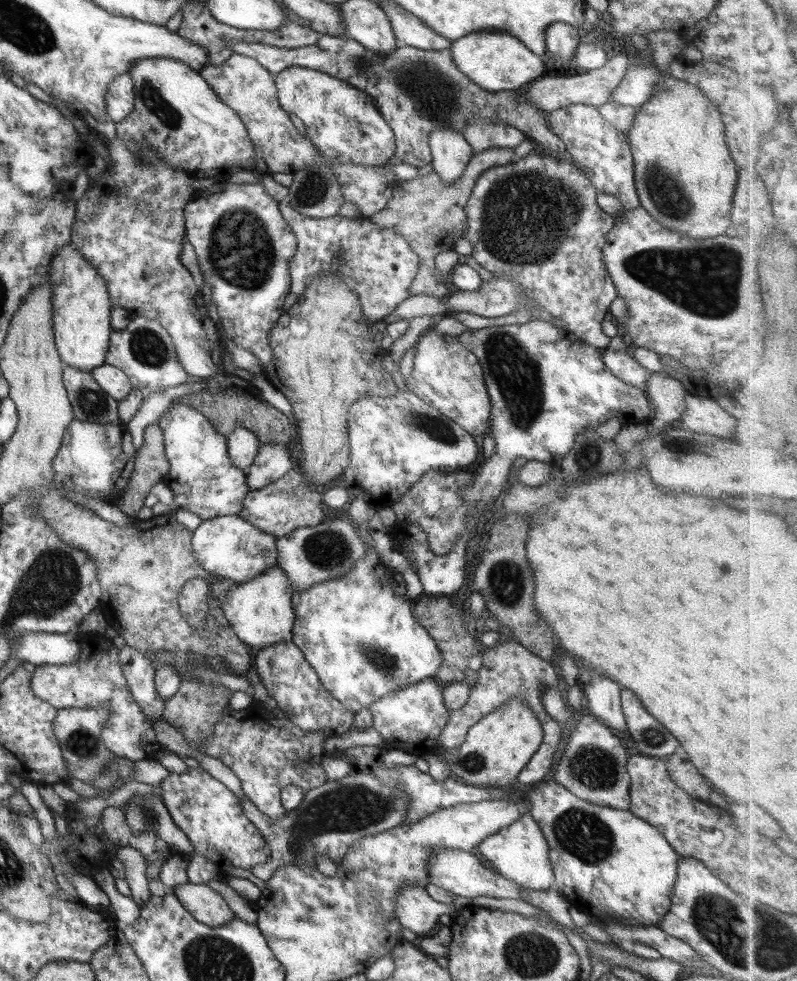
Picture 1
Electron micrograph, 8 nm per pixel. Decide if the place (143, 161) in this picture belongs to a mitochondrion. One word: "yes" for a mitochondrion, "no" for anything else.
yes

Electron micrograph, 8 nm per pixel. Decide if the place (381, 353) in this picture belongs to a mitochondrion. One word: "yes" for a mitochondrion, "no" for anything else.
no

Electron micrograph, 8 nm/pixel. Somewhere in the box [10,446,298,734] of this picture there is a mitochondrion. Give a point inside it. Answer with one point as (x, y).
(196, 659)

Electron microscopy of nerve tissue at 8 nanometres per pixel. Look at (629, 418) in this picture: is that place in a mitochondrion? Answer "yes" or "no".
no

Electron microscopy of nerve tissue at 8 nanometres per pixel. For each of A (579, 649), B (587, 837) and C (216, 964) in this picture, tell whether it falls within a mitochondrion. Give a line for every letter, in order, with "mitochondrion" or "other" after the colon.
A: other
B: mitochondrion
C: mitochondrion

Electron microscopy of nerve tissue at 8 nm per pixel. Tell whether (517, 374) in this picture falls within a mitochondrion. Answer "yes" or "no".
yes

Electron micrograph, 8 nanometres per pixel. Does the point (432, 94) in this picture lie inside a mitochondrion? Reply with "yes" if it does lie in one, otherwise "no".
yes

